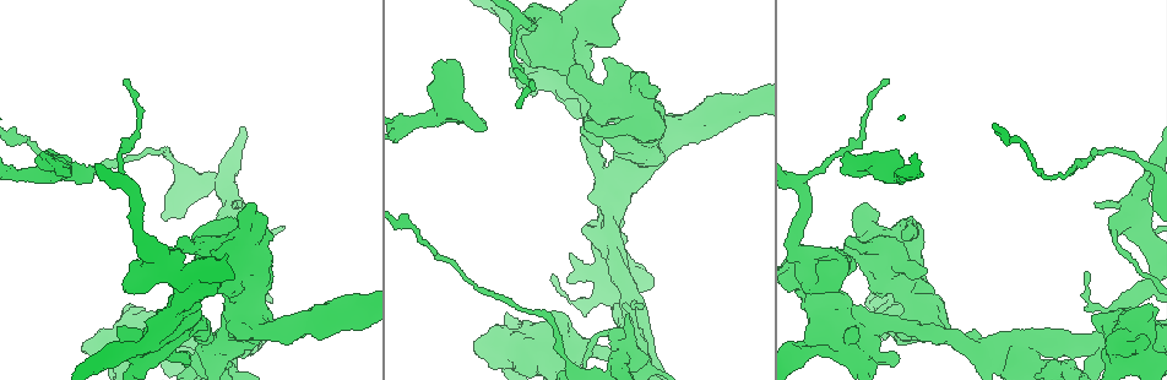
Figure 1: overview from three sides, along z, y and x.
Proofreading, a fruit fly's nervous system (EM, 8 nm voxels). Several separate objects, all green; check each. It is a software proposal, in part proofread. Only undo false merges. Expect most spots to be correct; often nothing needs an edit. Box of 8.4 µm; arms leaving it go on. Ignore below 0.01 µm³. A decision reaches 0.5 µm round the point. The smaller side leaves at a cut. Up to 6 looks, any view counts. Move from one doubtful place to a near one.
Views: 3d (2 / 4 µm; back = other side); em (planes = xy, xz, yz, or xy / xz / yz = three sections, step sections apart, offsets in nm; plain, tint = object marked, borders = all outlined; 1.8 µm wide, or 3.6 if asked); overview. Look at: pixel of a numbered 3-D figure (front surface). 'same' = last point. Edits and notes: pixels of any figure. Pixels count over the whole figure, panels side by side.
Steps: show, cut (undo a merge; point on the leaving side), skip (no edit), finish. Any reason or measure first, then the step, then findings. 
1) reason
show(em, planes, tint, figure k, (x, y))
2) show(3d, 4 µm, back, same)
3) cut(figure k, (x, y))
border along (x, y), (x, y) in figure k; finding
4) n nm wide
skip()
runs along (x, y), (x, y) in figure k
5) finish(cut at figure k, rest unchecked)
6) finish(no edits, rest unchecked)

abrupt turn
show(em, 3.6 µm, yz, step 4, tint, figure 1, (636, 111))

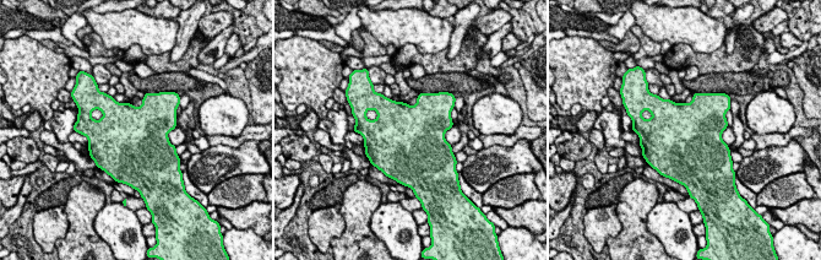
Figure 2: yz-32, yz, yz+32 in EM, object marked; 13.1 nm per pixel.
skip()
all the same cell

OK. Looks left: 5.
looks like a crossing
show(3d, 4 µm, figure 1, (183, 280))

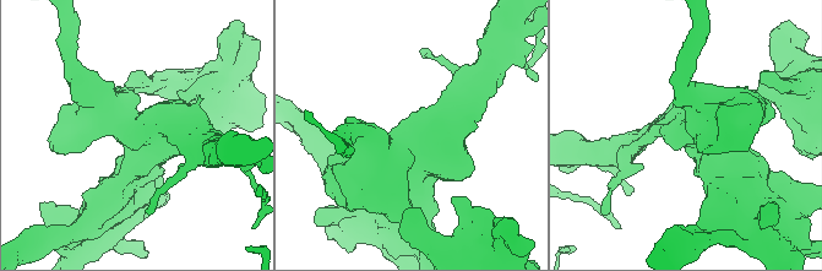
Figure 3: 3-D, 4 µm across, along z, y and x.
show(em, xz, step 4, tint, figure 3, (410, 148))

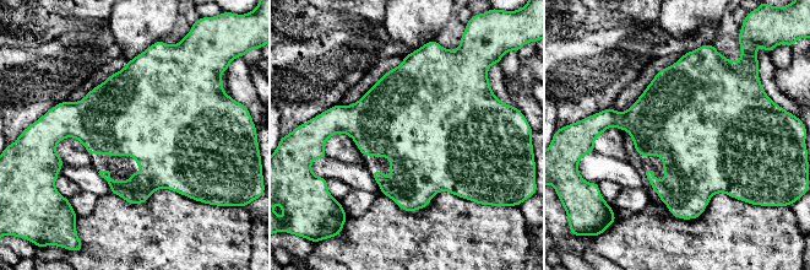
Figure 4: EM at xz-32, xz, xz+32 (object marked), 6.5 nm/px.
skip()
all the same cell

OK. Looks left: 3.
show(3d, 4 µm, figure 1, (636, 333))

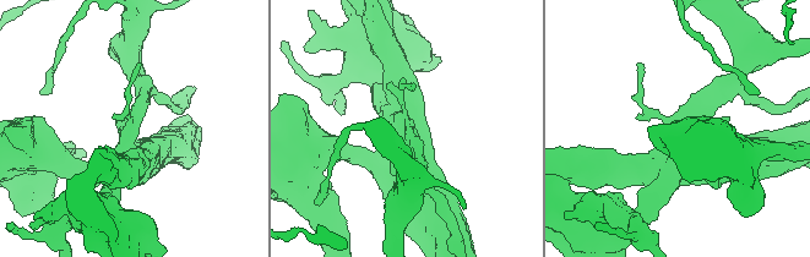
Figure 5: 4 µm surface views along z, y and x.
show(em, xy, step 4, plain, figure 5, (401, 123))

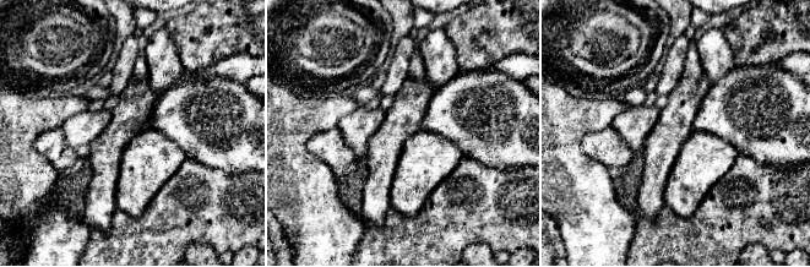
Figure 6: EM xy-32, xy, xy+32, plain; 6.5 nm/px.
where the object lies
show(em, xy, step 4, tint, same)

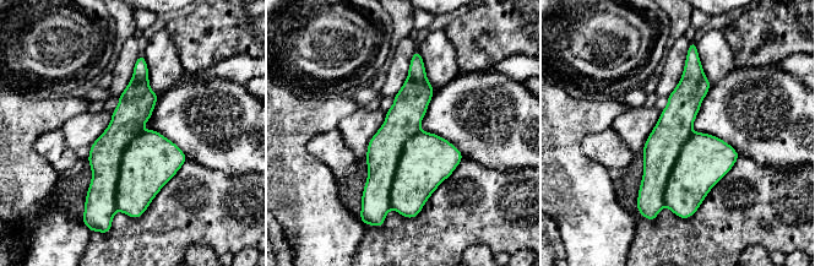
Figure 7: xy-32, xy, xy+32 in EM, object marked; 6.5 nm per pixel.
cut(figure 7, (106, 153))
the part that leaves runs along (417, 59), (385, 202) in figure 7; a second cell is stuck on

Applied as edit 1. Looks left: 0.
finish(cut at figure 7, rest unchecked)

